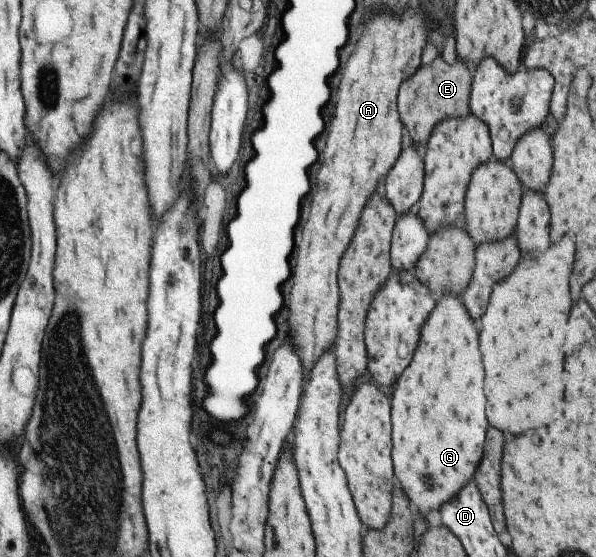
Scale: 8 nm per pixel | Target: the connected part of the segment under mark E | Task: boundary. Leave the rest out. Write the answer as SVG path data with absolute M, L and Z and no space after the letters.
M438 55L430 67L418 69L416 75L402 83L398 89L398 117L416 149L423 150L432 130L443 119L463 118L469 114L469 91L473 76L471 70L468 64L458 59L453 65L448 65L444 56Z

